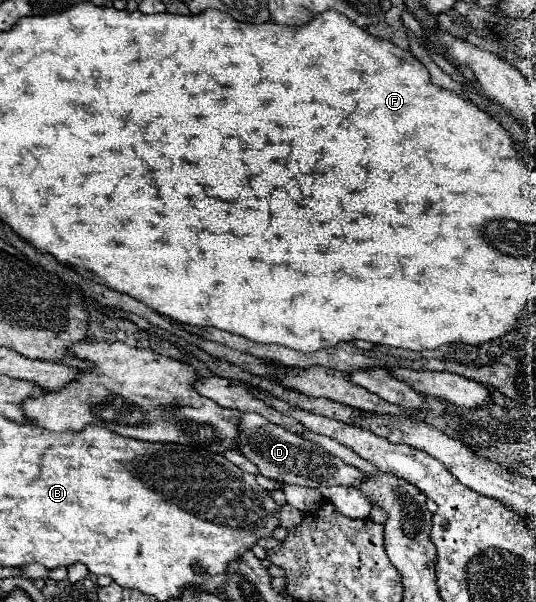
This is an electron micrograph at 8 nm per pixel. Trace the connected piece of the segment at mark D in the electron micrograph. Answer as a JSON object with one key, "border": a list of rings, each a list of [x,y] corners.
{"border":[[[256,413],[242,415],[240,435],[238,435],[238,451],[242,455],[246,455],[260,469],[260,473],[264,477],[270,477],[274,481],[282,481],[286,485],[316,489],[318,485],[356,487],[366,481],[366,475],[362,471],[358,471],[356,467],[330,455],[326,449],[318,447],[316,443],[312,443],[296,433],[290,433],[280,425],[266,421],[264,417],[260,417]]]}

